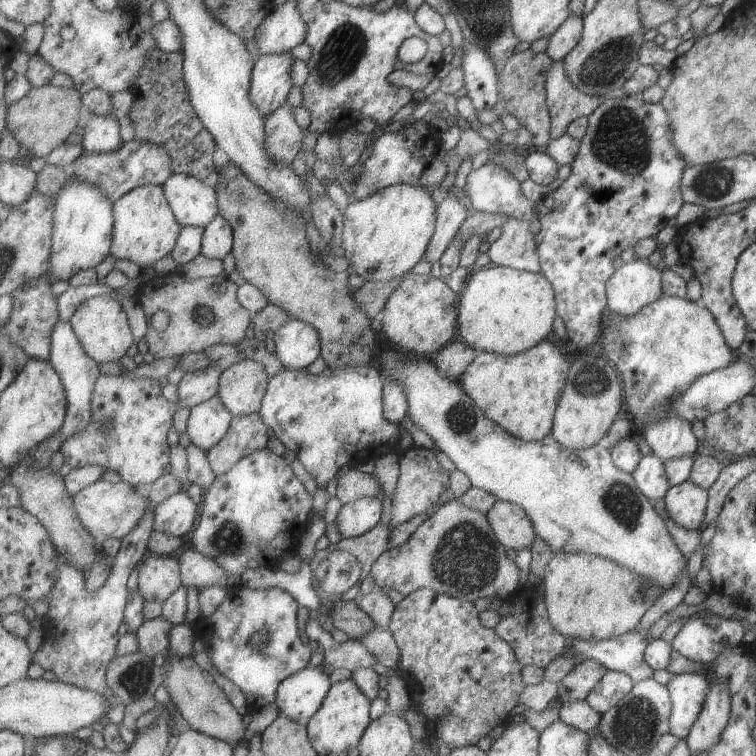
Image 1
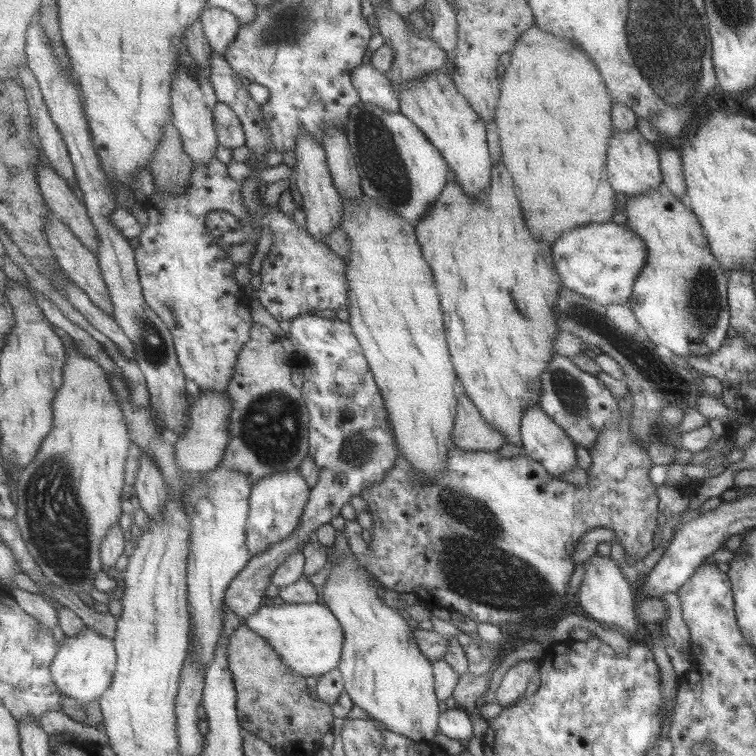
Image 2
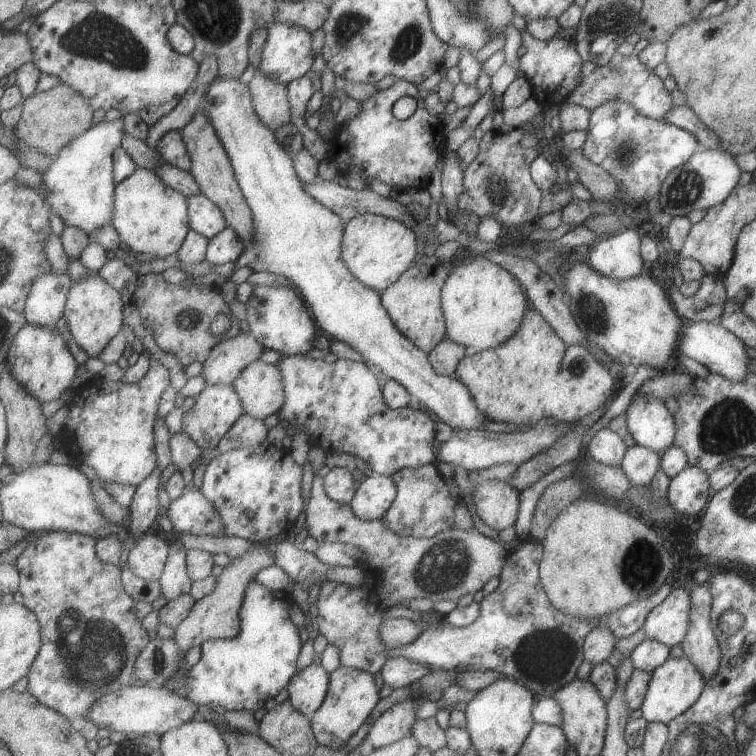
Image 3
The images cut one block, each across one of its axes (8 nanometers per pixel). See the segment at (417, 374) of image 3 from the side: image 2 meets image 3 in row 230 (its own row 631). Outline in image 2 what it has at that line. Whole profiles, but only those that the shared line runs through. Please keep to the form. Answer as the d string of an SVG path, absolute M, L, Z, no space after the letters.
M284 601L278 606L262 606L245 623L266 638L285 664L301 676L320 677L340 668L346 636L341 621L327 605Z

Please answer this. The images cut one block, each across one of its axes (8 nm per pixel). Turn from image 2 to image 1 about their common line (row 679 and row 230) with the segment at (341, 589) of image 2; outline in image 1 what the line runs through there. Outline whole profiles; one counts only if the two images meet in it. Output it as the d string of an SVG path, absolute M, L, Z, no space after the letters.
M402 183L380 189L367 199L354 198L344 211L342 248L354 272L365 282L399 279L423 258L435 225L436 205L429 195L430 191L420 186Z

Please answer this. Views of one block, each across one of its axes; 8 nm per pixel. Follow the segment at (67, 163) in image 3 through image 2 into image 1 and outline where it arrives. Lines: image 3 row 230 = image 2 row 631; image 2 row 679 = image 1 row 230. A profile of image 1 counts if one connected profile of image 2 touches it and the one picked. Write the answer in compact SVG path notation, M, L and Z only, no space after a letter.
M70 178L55 202L51 284L57 280L69 282L81 270L95 268L112 255L116 220L114 200L97 183L86 179Z

